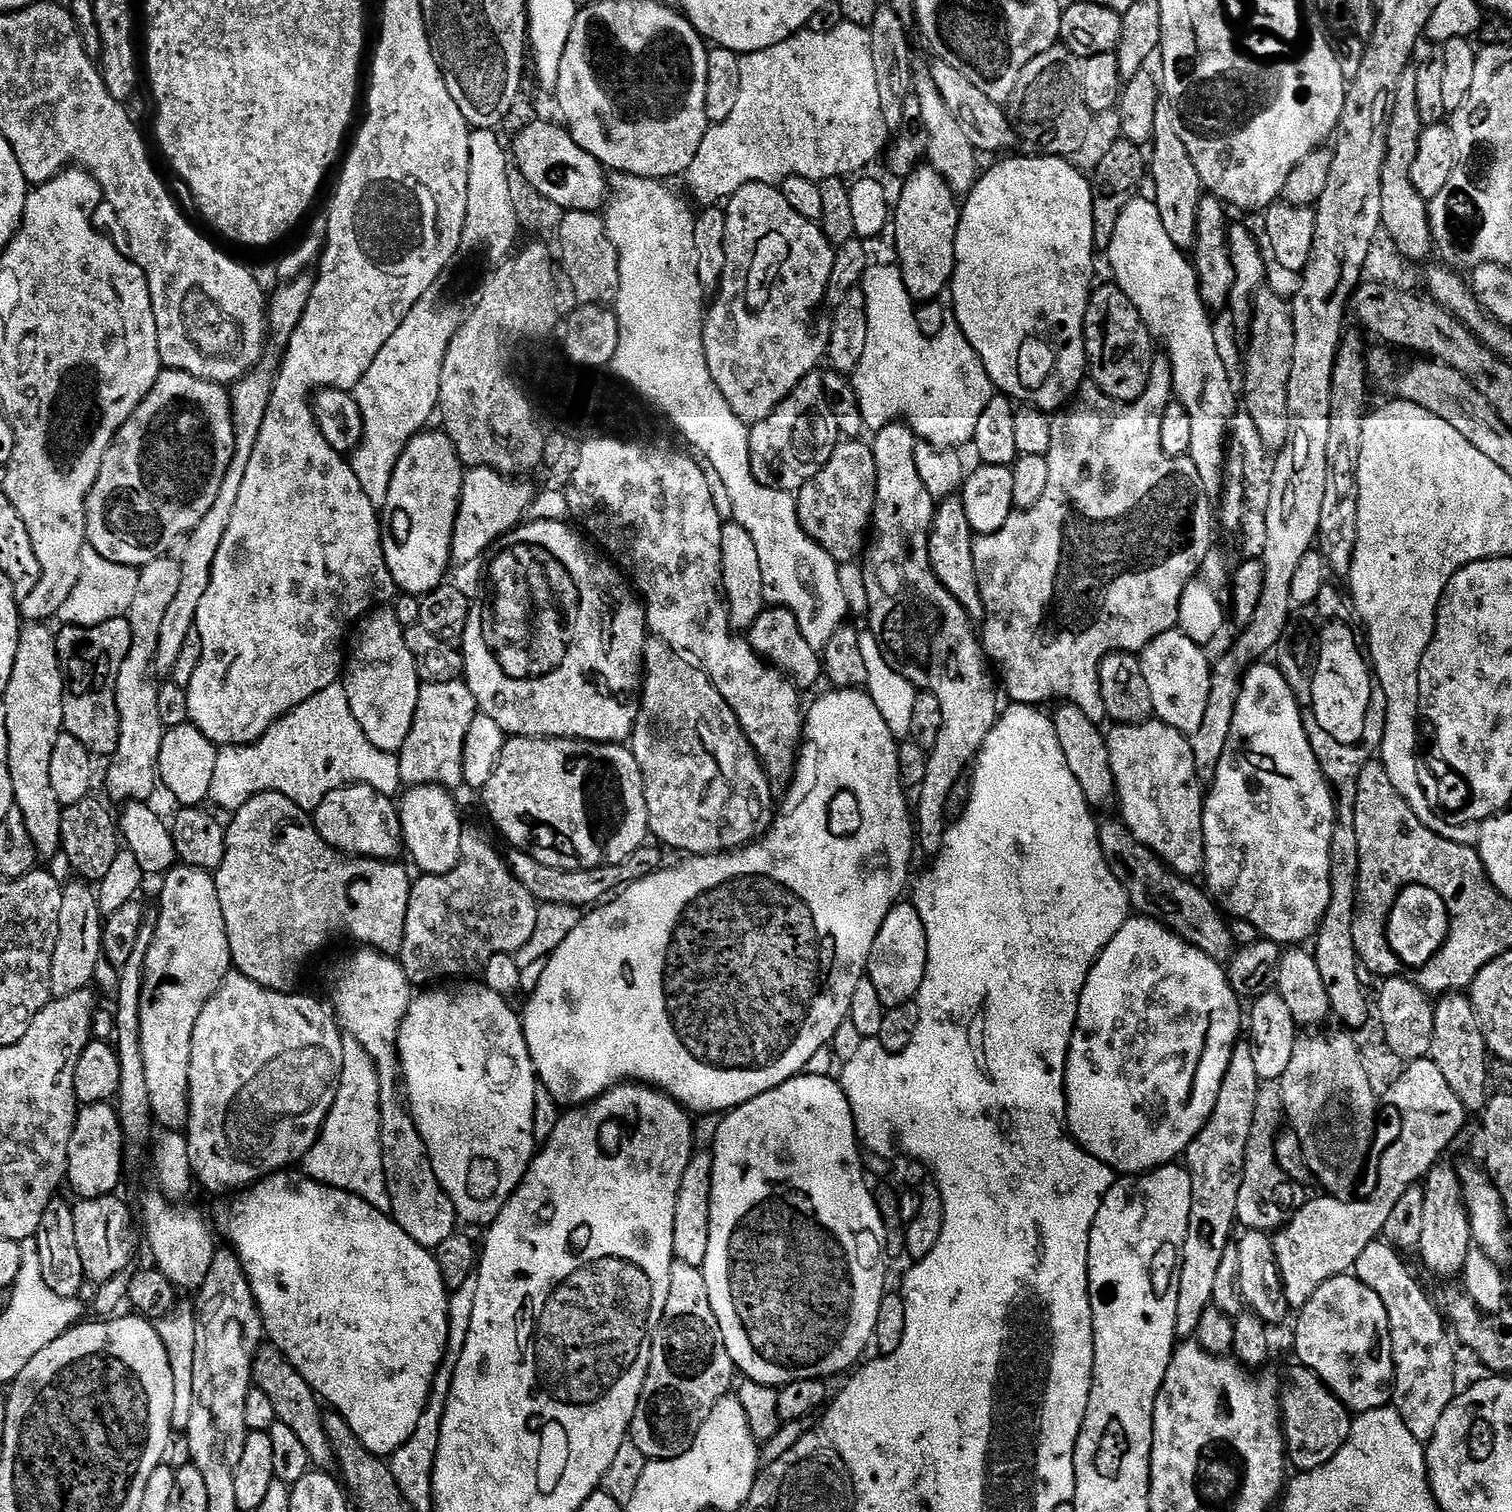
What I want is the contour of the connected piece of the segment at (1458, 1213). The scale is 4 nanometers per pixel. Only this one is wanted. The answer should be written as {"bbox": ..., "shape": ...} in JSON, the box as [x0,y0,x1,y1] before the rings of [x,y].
{"bbox":[1418,1162,1473,1280],"shape":[[[1441,1162],[1431,1169],[1424,1180],[1426,1194],[1425,1223],[1422,1242],[1418,1249],[1425,1266],[1442,1280],[1459,1277],[1465,1268],[1466,1258],[1473,1247],[1472,1221],[1464,1201],[1459,1171]]]}

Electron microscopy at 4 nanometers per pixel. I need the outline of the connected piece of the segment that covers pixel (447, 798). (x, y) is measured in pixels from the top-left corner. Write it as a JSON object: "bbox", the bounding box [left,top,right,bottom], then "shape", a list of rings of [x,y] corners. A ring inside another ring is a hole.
{"bbox":[398,784,464,876],"shape":[[[420,784],[409,787],[403,796],[398,811],[405,851],[410,852],[411,858],[420,869],[418,871],[423,875],[441,876],[449,873],[460,861],[461,834],[464,829],[464,822],[453,798],[455,795],[439,784]]]}

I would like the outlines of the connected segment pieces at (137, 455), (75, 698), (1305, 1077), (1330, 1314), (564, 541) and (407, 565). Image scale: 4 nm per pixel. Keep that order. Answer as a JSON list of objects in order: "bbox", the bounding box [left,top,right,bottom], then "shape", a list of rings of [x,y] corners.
[{"bbox":[87,368,236,570],"shape":[[[173,368],[161,371],[160,377],[154,382],[154,386],[146,394],[146,398],[136,407],[134,414],[130,414],[128,421],[121,426],[118,434],[112,439],[112,444],[106,450],[106,458],[102,462],[102,470],[88,495],[87,543],[90,545],[91,551],[97,552],[99,556],[110,562],[125,564],[137,570],[155,560],[165,559],[171,553],[168,551],[176,543],[179,545],[189,532],[193,532],[198,526],[198,522],[202,522],[202,518],[206,518],[210,506],[214,506],[214,502],[218,502],[218,492],[222,490],[222,482],[226,478],[226,472],[235,450],[236,438],[232,425],[232,397],[229,389],[225,385],[196,378],[194,374],[179,372]]]},{"bbox":[56,616,132,758],"shape":[[[119,616],[98,626],[64,626],[56,632],[56,649],[64,669],[64,732],[78,738],[93,757],[110,758],[120,737],[120,711],[116,701],[118,670],[130,654],[132,631],[127,618]]]},{"bbox":[1278,1030,1378,1190],"shape":[[[1339,1030],[1339,1031],[1340,1032],[1328,1032],[1325,1034],[1325,1036],[1304,1036],[1304,1035],[1301,1035],[1299,1037],[1299,1039],[1297,1039],[1296,1045],[1294,1046],[1294,1055],[1293,1055],[1293,1057],[1290,1058],[1290,1066],[1287,1068],[1286,1074],[1284,1075],[1284,1077],[1282,1079],[1280,1079],[1280,1081],[1278,1081],[1278,1091],[1280,1094],[1280,1103],[1282,1105],[1283,1115],[1286,1117],[1287,1123],[1290,1125],[1290,1128],[1292,1130],[1296,1131],[1298,1134],[1298,1138],[1301,1139],[1302,1150],[1305,1152],[1305,1160],[1309,1164],[1309,1168],[1313,1172],[1315,1179],[1317,1181],[1319,1181],[1320,1184],[1321,1184],[1321,1182],[1324,1183],[1325,1186],[1328,1187],[1325,1189],[1328,1189],[1328,1190],[1335,1189],[1332,1187],[1335,1186],[1336,1179],[1339,1178],[1340,1172],[1360,1172],[1363,1170],[1364,1163],[1367,1162],[1368,1156],[1369,1156],[1369,1160],[1370,1160],[1370,1153],[1373,1151],[1373,1148],[1374,1148],[1374,1143],[1372,1144],[1372,1139],[1374,1139],[1376,1136],[1376,1103],[1378,1103],[1378,1097],[1376,1096],[1374,1090],[1371,1089],[1370,1080],[1367,1077],[1367,1066],[1365,1064],[1365,1057],[1362,1055],[1362,1051],[1360,1050],[1358,1045],[1355,1044],[1355,1038],[1353,1036],[1353,1033],[1348,1030]]]},{"bbox":[1296,1274,1395,1413],"shape":[[[1355,1274],[1330,1278],[1325,1284],[1320,1284],[1318,1290],[1314,1290],[1314,1298],[1299,1309],[1297,1316],[1300,1317],[1296,1320],[1296,1356],[1303,1367],[1314,1370],[1314,1374],[1318,1374],[1324,1385],[1353,1413],[1389,1407],[1395,1378],[1391,1330],[1386,1306],[1370,1286],[1363,1284]]]},{"bbox":[463,520,650,744],"shape":[[[533,520],[513,528],[495,545],[496,557],[493,558],[492,564],[490,560],[490,575],[486,580],[486,599],[483,601],[484,609],[481,612],[479,609],[473,615],[464,631],[463,679],[474,694],[477,709],[483,715],[494,718],[494,722],[498,722],[498,726],[502,726],[502,730],[509,737],[534,736],[565,740],[592,740],[596,744],[619,744],[631,737],[632,728],[640,713],[644,647],[650,639],[646,609],[638,599],[633,585],[622,575],[621,569],[611,559],[601,555],[595,547],[588,548],[587,543],[589,544],[589,541],[571,523],[562,520]]]},{"bbox":[382,430,465,598],"shape":[[[425,430],[415,436],[406,446],[394,478],[390,482],[390,494],[382,506],[382,535],[384,537],[384,557],[388,560],[390,574],[397,589],[408,596],[423,598],[435,588],[445,583],[448,564],[453,563],[452,539],[456,526],[456,515],[460,509],[460,496],[464,493],[465,465],[460,463],[456,444],[443,430]]]}]

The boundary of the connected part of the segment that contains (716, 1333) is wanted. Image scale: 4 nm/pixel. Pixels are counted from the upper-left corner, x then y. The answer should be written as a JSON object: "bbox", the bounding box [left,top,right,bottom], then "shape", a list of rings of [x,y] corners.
{"bbox":[631,1259,734,1462],"shape":[[[673,1259],[670,1270],[670,1298],[666,1298],[662,1322],[656,1325],[656,1333],[652,1339],[650,1370],[632,1419],[631,1444],[638,1446],[638,1450],[642,1450],[642,1454],[650,1462],[673,1460],[686,1454],[698,1430],[702,1430],[706,1418],[710,1418],[710,1410],[714,1410],[719,1400],[733,1391],[732,1372],[734,1373],[734,1365],[726,1350],[718,1318],[714,1318],[714,1306],[710,1306],[710,1294],[706,1291],[703,1271]]]}

